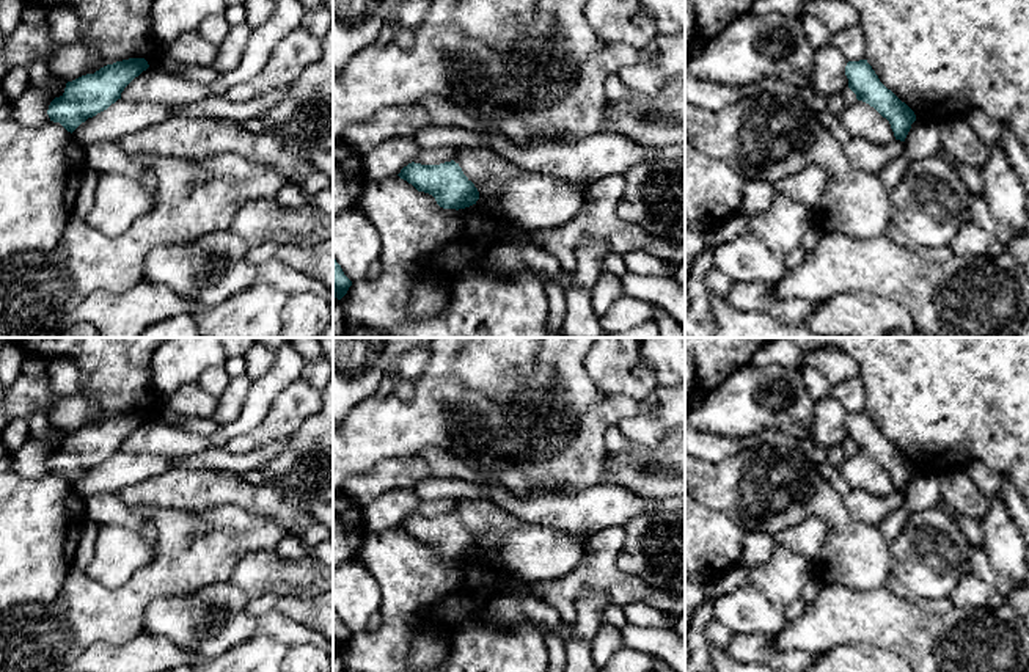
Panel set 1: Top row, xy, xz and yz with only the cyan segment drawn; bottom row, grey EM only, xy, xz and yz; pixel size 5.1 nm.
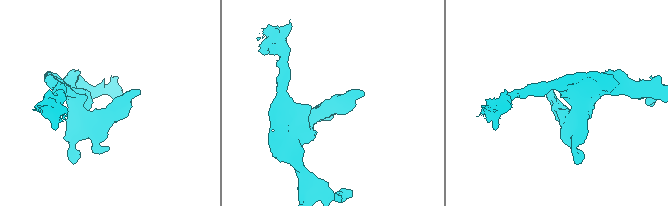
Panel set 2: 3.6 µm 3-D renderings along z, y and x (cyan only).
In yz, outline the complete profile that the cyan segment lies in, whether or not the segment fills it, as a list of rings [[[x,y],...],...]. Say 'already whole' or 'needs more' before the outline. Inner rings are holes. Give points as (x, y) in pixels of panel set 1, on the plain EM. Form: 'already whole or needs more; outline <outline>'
already whole; outline [[[867,411],[848,413],[845,427],[856,451],[873,458],[889,473],[895,491],[905,493],[916,473],[914,463],[880,433]]]

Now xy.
already whole; outline [[[129,410],[68,433],[64,444],[49,457],[50,473],[72,485],[88,469],[121,451],[124,440],[148,419],[145,410]]]

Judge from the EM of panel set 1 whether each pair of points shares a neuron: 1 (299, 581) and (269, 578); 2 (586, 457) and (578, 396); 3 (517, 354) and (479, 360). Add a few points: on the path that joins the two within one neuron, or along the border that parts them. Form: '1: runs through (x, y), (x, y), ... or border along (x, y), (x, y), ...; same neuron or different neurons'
1: runs through (291, 578), (277, 578); same neuron
2: border along (605, 394), (578, 418), (574, 434), (561, 446); different neurons
3: runs through (508, 354), (492, 354), (489, 357); same neuron

